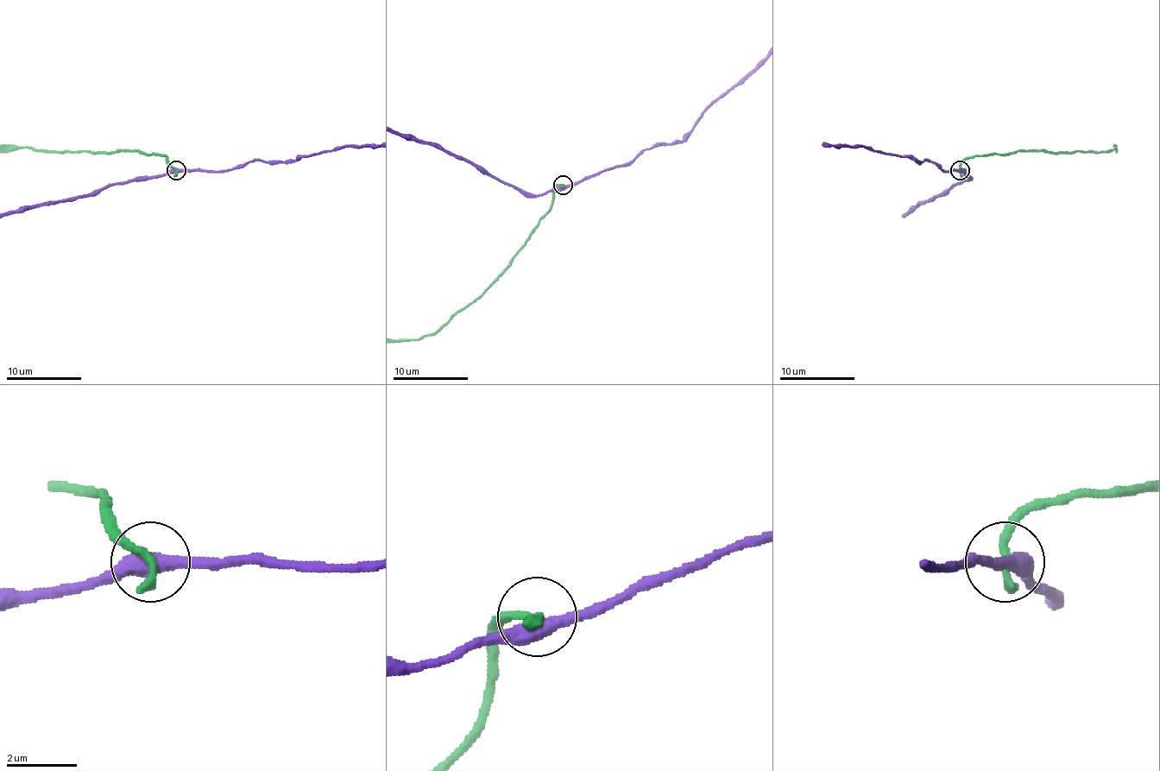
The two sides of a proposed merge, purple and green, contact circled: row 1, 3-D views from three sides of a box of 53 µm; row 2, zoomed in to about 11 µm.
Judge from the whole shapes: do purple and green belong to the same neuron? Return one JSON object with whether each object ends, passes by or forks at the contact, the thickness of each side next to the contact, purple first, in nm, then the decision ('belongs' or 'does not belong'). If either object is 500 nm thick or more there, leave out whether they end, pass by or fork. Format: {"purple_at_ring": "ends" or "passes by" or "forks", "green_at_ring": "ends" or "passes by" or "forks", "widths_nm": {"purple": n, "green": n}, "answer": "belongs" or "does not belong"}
{"purple_at_ring": "passes by", "green_at_ring": "ends", "widths_nm": {"purple": 460, "green": 320}, "answer": "does not belong"}

